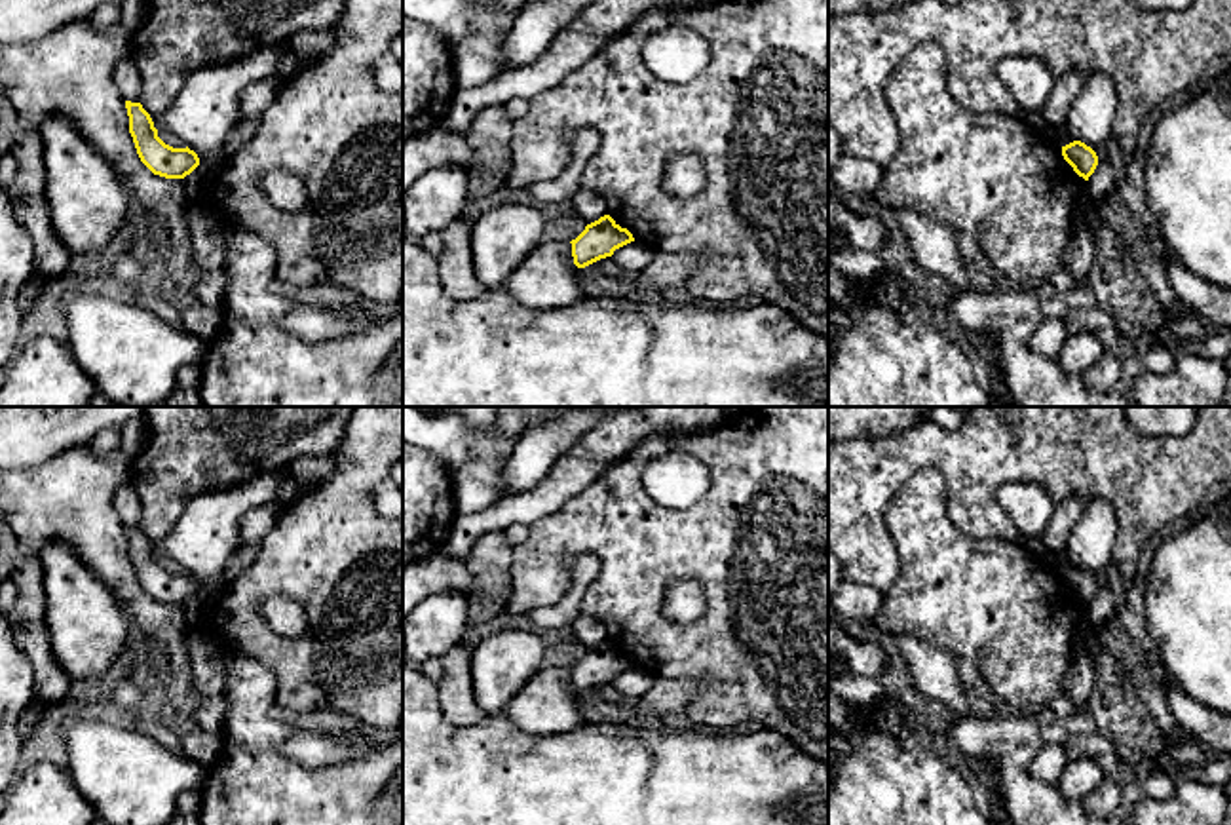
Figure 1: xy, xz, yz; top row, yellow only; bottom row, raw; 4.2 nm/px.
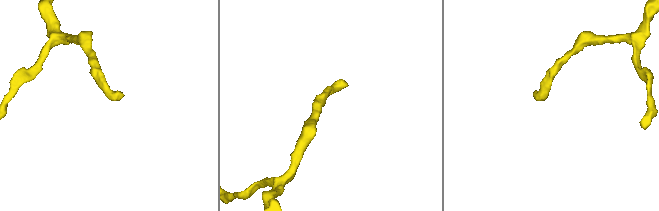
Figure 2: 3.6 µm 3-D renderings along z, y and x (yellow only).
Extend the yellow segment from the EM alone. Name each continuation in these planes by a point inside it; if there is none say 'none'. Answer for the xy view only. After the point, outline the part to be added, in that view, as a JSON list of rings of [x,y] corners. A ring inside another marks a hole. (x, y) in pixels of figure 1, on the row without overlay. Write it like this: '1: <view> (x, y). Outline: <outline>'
none

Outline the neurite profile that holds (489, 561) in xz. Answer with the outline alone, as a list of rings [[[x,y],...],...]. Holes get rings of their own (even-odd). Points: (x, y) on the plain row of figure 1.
[[[505,532],[483,534],[471,547],[467,568],[475,580],[471,593],[473,612],[469,627],[481,620],[505,610],[511,597],[513,549],[507,546]]]

